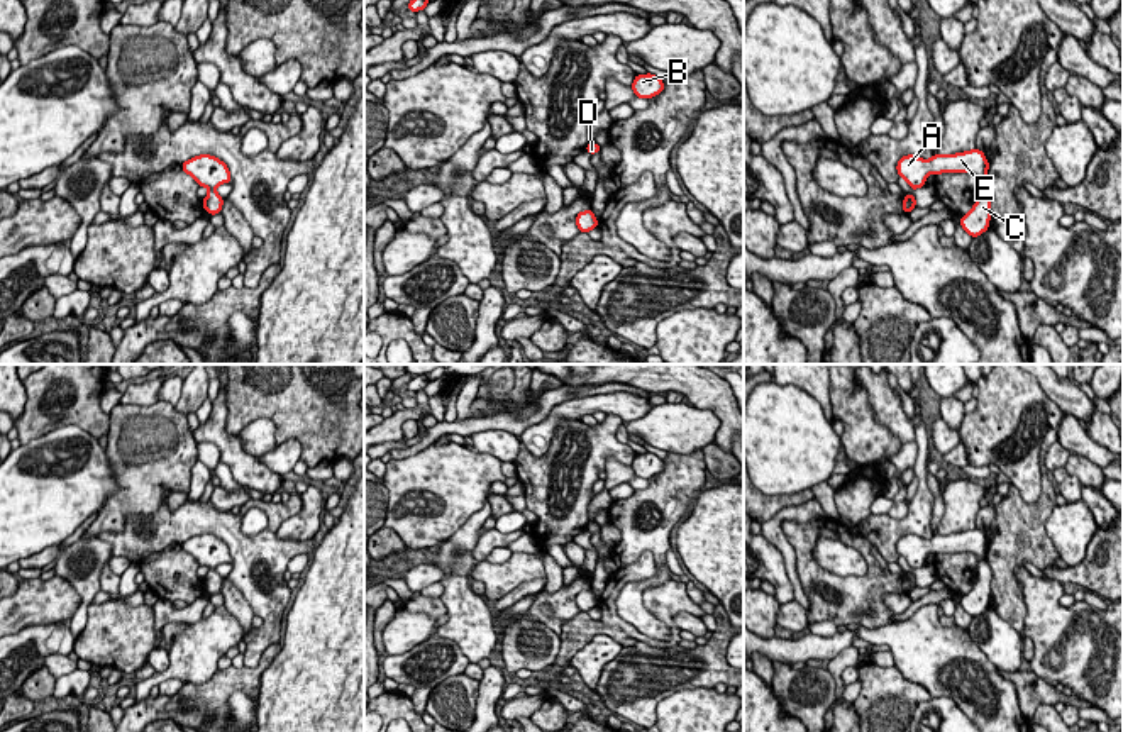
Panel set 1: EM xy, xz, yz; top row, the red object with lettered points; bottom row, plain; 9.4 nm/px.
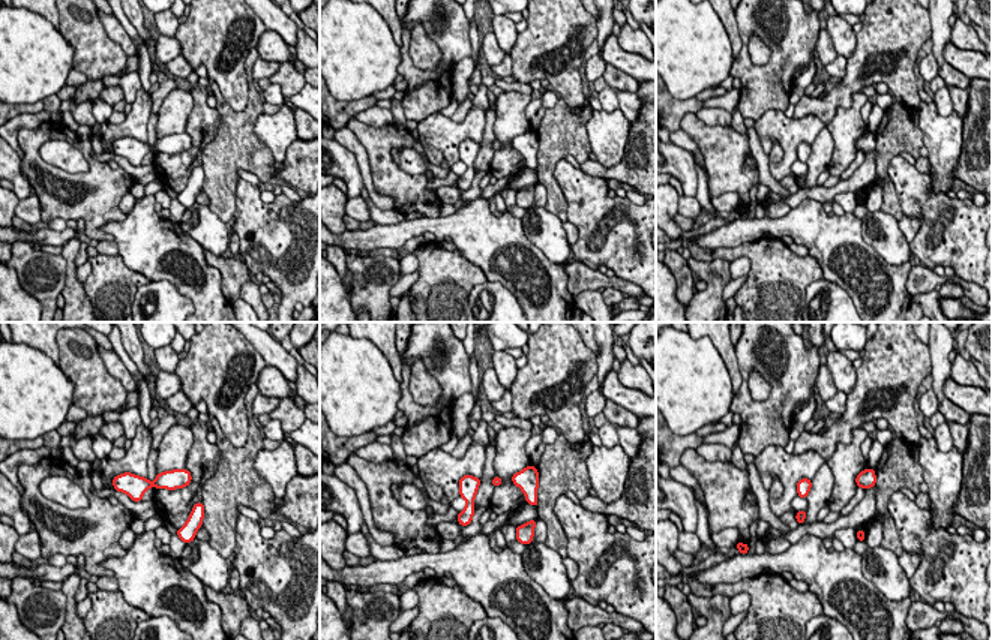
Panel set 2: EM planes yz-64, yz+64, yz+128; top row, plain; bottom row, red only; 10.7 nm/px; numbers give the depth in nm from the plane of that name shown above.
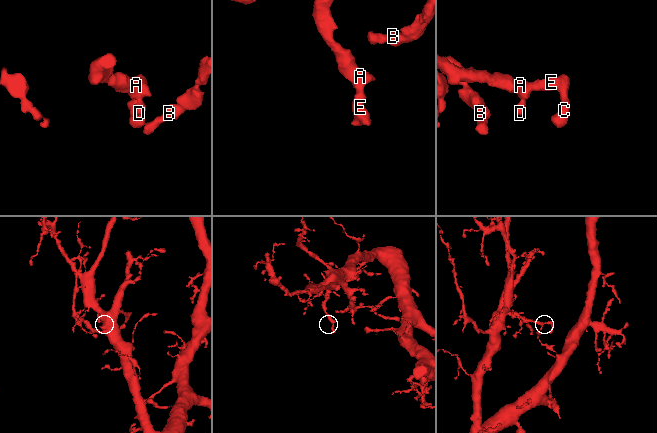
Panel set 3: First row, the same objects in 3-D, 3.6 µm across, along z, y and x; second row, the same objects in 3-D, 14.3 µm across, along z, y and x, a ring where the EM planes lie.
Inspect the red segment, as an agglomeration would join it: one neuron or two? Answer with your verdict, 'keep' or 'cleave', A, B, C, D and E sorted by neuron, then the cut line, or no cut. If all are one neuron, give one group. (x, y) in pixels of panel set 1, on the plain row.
keep; A B C D E; no cut

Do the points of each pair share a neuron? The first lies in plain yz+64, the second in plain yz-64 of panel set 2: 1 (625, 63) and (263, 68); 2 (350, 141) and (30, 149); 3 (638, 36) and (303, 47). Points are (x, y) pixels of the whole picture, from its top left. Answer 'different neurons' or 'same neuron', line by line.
1: different neurons
2: different neurons
3: same neuron

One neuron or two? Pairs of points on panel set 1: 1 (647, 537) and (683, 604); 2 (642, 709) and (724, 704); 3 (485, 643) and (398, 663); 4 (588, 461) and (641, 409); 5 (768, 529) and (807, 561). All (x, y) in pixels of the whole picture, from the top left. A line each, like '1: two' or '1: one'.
1: two
2: two
3: two
4: two
5: two

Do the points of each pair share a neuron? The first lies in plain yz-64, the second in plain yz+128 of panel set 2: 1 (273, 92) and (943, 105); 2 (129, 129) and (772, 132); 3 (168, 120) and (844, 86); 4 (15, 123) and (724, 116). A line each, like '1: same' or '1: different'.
1: same
2: same
3: different
4: same

